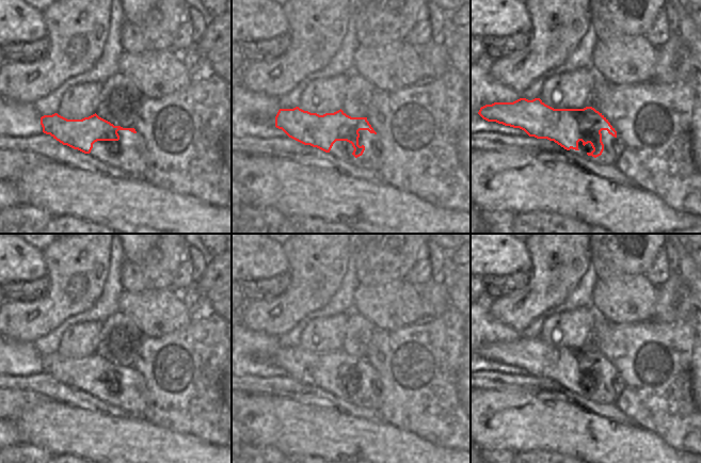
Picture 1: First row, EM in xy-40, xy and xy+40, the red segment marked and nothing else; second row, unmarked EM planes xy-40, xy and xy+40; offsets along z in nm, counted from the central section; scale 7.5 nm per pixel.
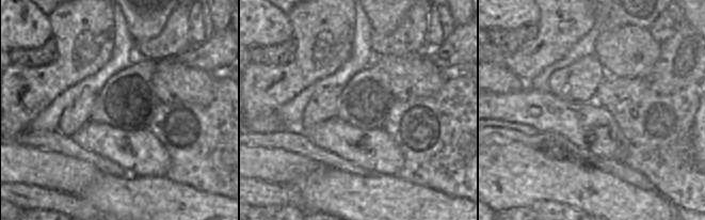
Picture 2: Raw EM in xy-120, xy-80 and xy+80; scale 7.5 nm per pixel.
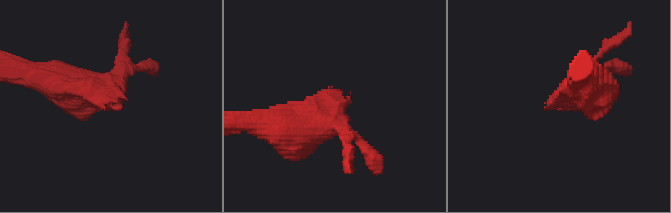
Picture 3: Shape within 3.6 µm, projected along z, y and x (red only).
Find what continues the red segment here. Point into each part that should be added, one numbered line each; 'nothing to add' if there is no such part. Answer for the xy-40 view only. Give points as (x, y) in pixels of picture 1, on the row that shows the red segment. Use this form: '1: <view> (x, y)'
1: xy-40 (129, 154)

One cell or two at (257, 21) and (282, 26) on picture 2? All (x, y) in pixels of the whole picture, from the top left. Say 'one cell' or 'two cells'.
one cell

